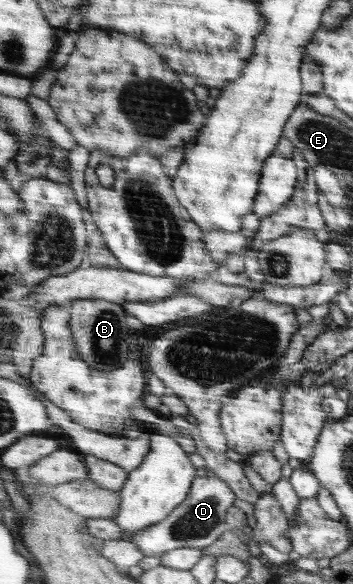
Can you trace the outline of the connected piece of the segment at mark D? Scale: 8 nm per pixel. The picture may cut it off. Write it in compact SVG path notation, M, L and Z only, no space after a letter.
M218 476L196 477L191 484L190 494L166 519L144 531L138 531L131 541L145 556L160 556L176 548L203 549L229 530L226 516L235 499L230 485Z

